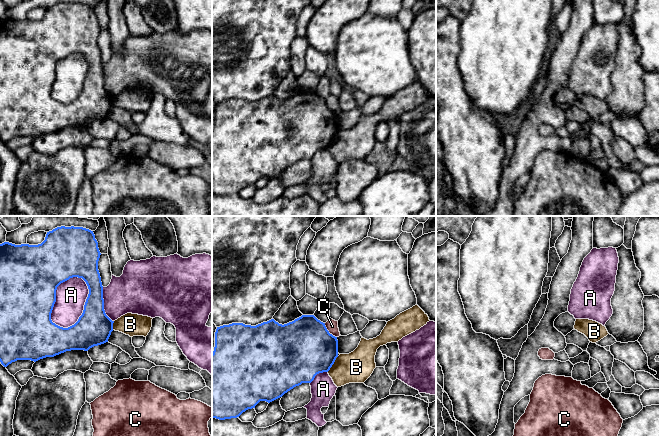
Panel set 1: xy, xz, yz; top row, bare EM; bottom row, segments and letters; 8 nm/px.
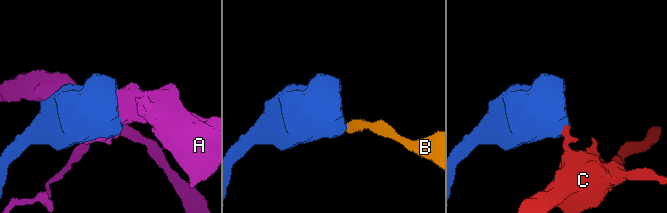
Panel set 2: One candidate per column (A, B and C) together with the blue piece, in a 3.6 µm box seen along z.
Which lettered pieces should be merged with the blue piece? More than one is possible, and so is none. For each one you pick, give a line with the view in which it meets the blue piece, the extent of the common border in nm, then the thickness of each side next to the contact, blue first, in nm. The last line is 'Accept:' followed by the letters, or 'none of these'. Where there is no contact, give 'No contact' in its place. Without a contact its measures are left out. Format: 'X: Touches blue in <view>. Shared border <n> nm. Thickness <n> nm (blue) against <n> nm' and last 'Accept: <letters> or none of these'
Accept: none of these

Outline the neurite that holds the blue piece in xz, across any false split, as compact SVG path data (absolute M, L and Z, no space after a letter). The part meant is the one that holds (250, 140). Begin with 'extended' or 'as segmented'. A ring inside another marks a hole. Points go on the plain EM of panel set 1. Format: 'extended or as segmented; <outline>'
as segmented; M302 91L284 101L271 95L256 102L232 99L217 103L212 129L212 194L237 194L260 177L270 179L302 159L311 159L317 150L328 148L337 133L337 113L314 91Z

